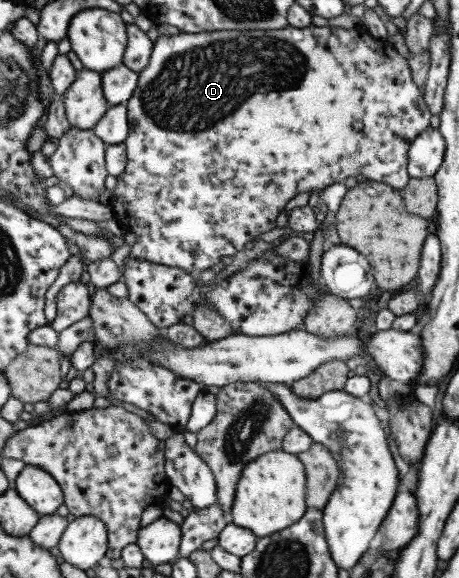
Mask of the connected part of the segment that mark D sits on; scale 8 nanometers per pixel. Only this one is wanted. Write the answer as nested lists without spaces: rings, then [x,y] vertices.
[[[310,25],[306,28],[292,28],[287,26],[285,28],[279,28],[277,30],[245,30],[245,31],[214,31],[205,33],[179,33],[176,36],[164,36],[162,35],[157,42],[154,42],[153,52],[150,58],[150,63],[145,70],[140,72],[140,79],[138,80],[138,88],[135,90],[134,96],[128,101],[128,117],[131,130],[127,140],[126,149],[128,152],[128,163],[123,174],[117,177],[117,185],[112,191],[112,199],[109,204],[113,207],[115,219],[123,225],[126,230],[134,232],[137,238],[137,242],[131,247],[130,253],[132,257],[138,259],[150,260],[157,264],[164,264],[173,268],[182,268],[187,272],[197,274],[201,270],[207,270],[211,266],[214,266],[222,256],[232,257],[236,252],[243,250],[243,245],[247,242],[253,241],[255,237],[259,237],[267,230],[275,227],[275,218],[282,211],[283,206],[288,200],[291,200],[296,194],[301,192],[309,192],[310,190],[322,190],[329,184],[335,184],[335,182],[342,182],[349,176],[357,176],[357,174],[363,174],[368,180],[373,180],[379,183],[388,184],[391,188],[395,188],[400,191],[410,179],[407,174],[407,151],[410,142],[420,133],[429,127],[429,118],[431,118],[430,112],[427,110],[427,106],[424,102],[424,93],[421,93],[417,89],[417,85],[413,84],[410,79],[410,70],[408,62],[405,58],[401,57],[390,42],[381,39],[371,38],[368,36],[366,30],[362,27],[354,29],[347,28],[335,28],[331,26],[317,26]]]

